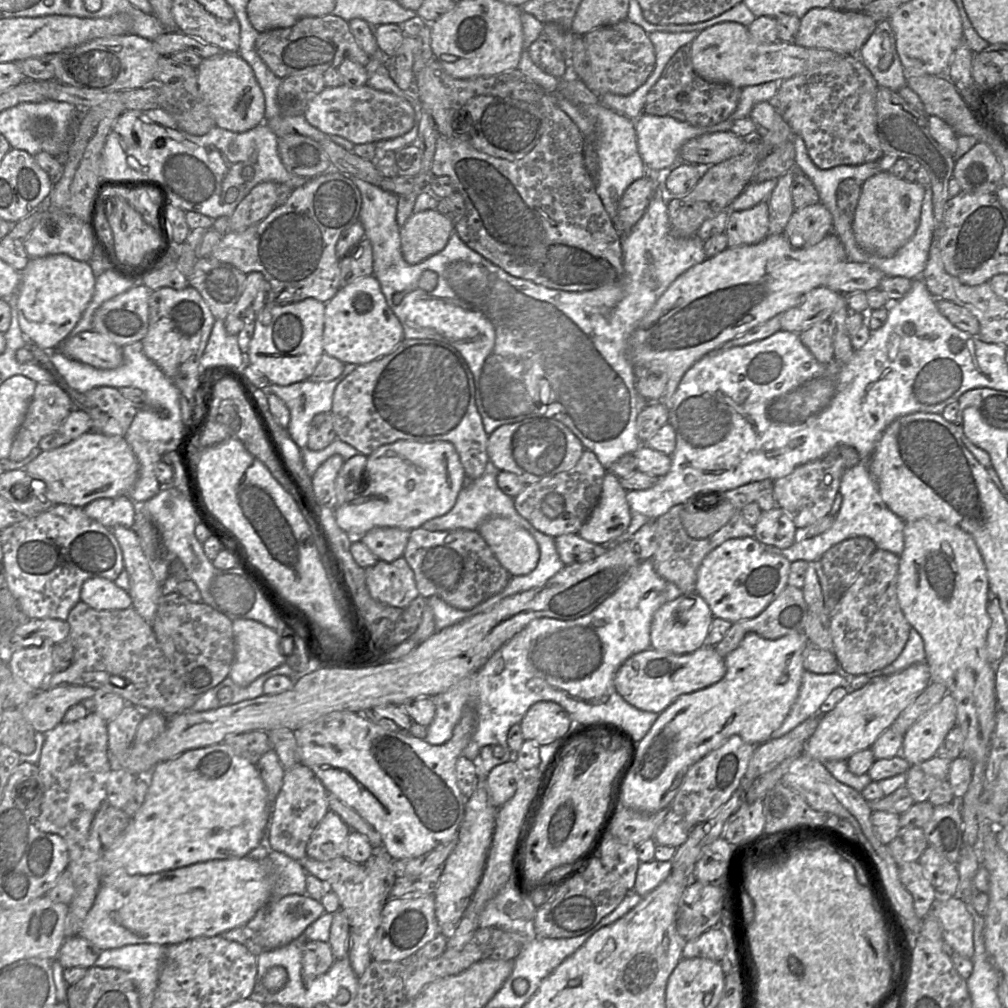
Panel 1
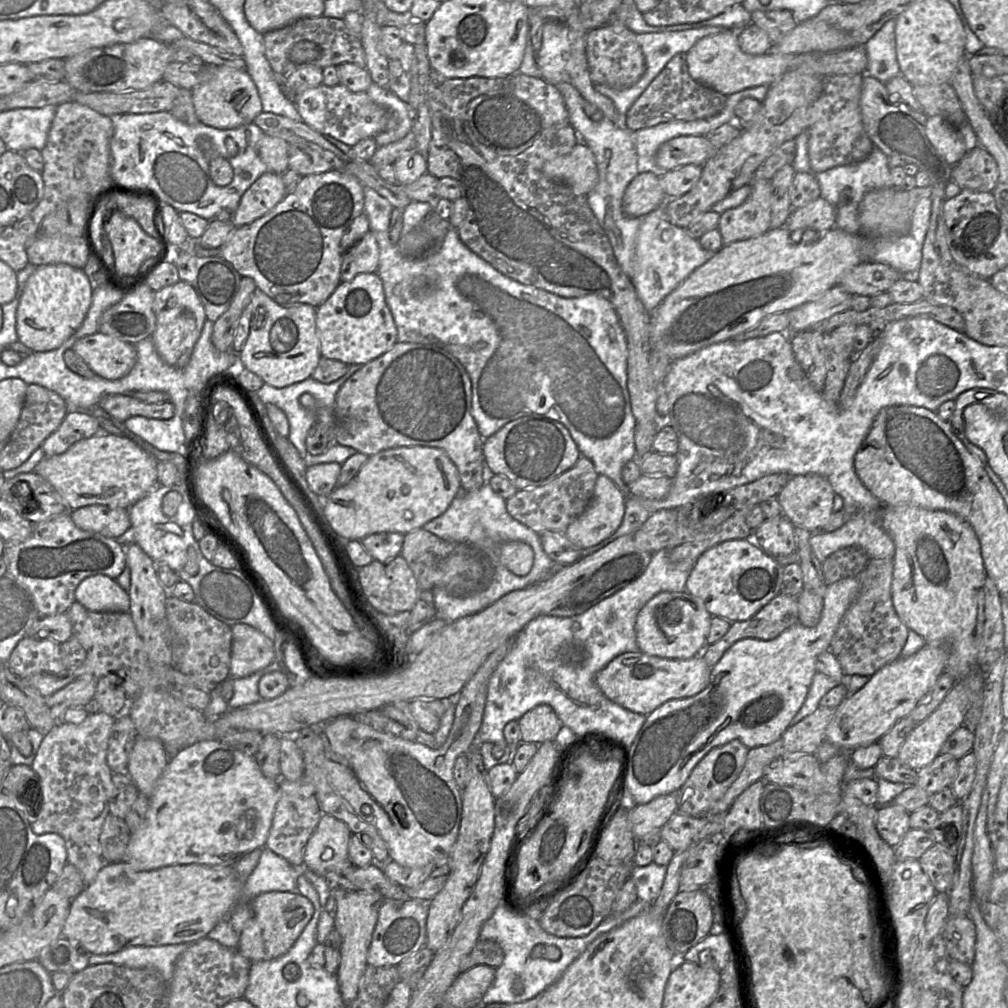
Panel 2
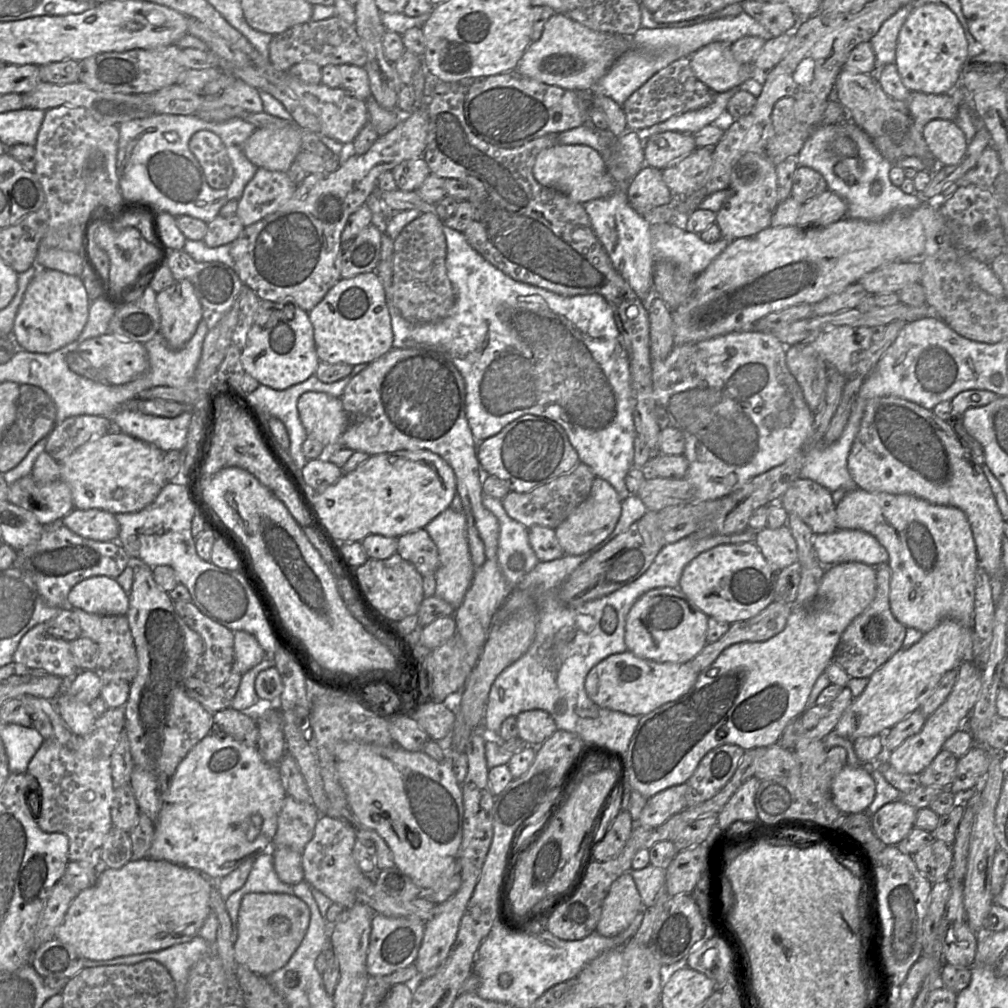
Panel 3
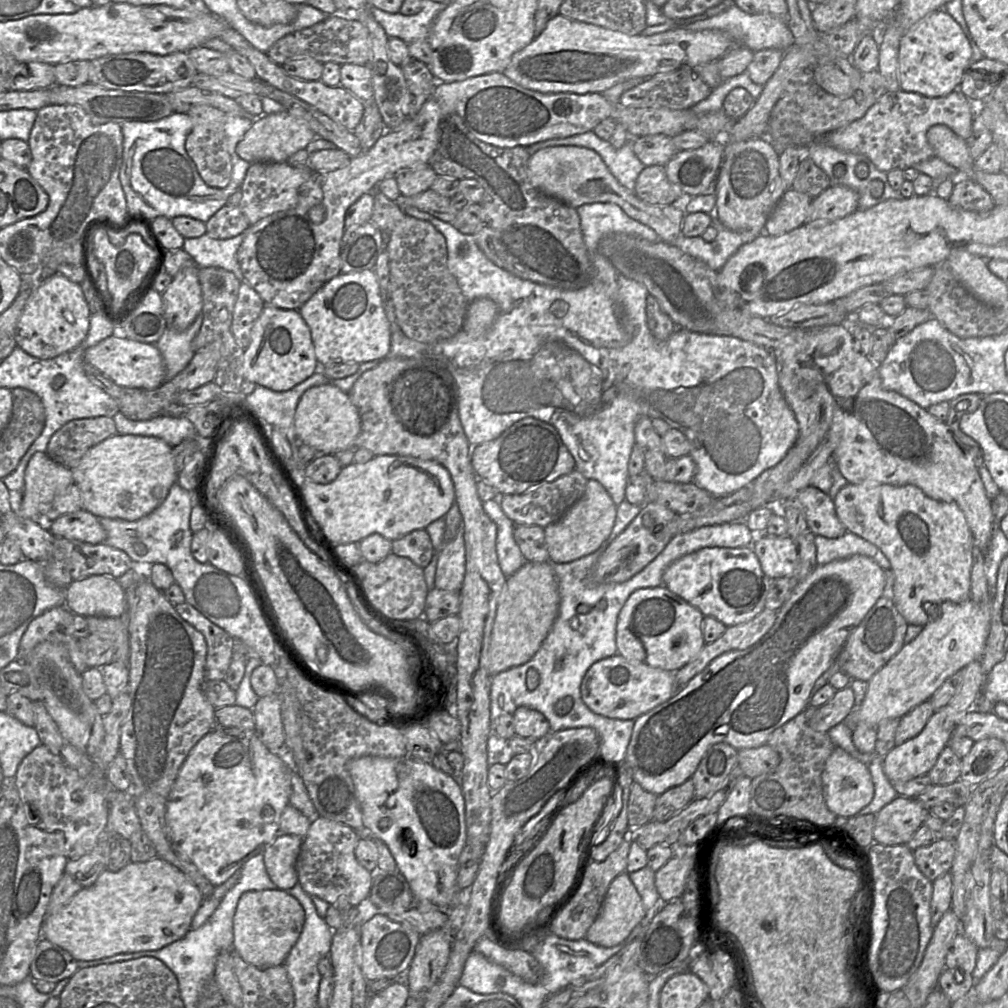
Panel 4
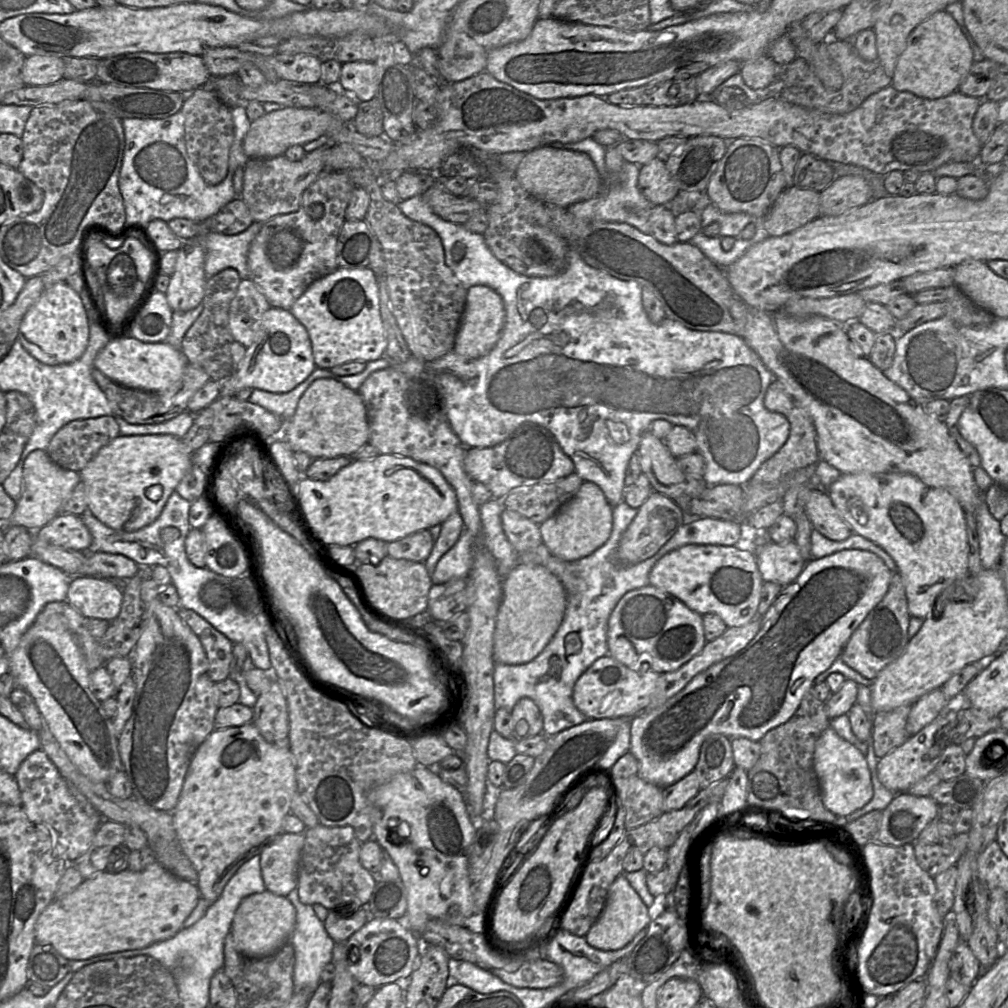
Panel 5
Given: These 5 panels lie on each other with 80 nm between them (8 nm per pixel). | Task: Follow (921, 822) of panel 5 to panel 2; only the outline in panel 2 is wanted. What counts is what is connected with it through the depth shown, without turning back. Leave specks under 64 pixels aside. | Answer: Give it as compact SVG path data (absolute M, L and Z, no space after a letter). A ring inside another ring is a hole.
M893 803L879 806L876 814L876 829L880 837L891 847L897 846L911 829L910 813Z

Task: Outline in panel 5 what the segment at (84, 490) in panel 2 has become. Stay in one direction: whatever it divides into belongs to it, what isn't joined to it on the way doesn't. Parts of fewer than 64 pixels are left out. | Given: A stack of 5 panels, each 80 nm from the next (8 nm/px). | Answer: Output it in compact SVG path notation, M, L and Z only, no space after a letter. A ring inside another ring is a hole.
M119 434L102 447L93 459L79 472L85 485L87 510L101 523L115 529L133 532L153 523L161 514L168 498L192 466L191 455L179 439L172 435Z

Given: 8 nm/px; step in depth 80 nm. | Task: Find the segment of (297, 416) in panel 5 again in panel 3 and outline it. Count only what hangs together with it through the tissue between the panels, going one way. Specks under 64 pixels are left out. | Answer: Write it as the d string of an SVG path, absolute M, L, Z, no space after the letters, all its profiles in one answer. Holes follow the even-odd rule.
M305 392L297 403L299 418L307 436L325 445L338 445L347 427L347 415L340 398L324 392Z

